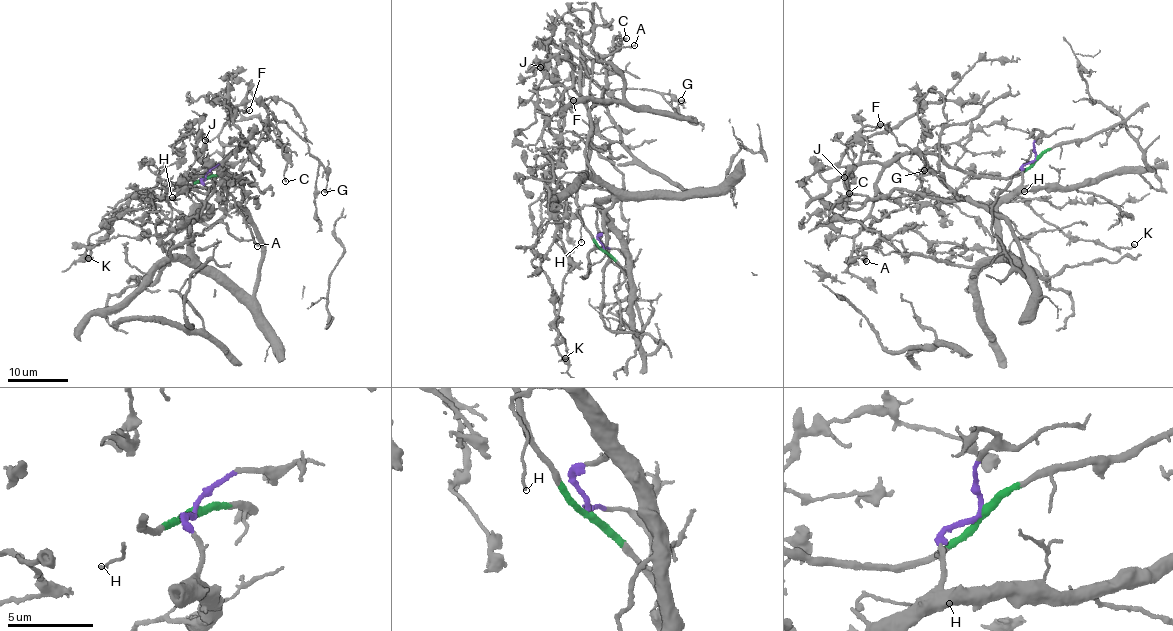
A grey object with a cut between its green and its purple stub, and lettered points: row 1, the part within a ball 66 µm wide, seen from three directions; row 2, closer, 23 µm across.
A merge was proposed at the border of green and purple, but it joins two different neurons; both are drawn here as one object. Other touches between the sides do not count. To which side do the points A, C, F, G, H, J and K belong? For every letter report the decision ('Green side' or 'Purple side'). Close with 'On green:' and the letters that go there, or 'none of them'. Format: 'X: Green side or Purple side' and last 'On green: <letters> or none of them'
A: Purple side
C: Green side
F: Green side
G: Green side
H: Purple side
J: Green side
K: Green side
On green: C, F, G, J, K

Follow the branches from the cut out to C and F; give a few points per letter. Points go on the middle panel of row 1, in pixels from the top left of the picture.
C: (604, 250), (582, 222), (576, 201), (590, 148), (579, 74), (589, 59), (603, 57), (626, 38)
F: (604, 250), (582, 222), (576, 201), (576, 181), (590, 148), (590, 118), (568, 53), (554, 71), (572, 100)

